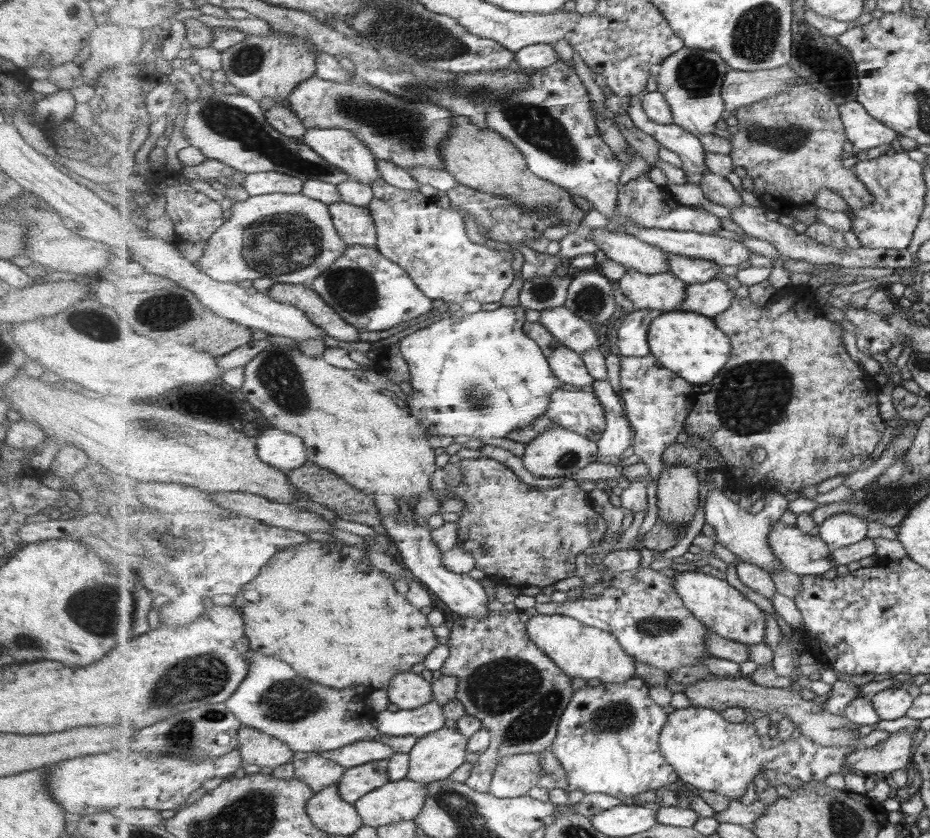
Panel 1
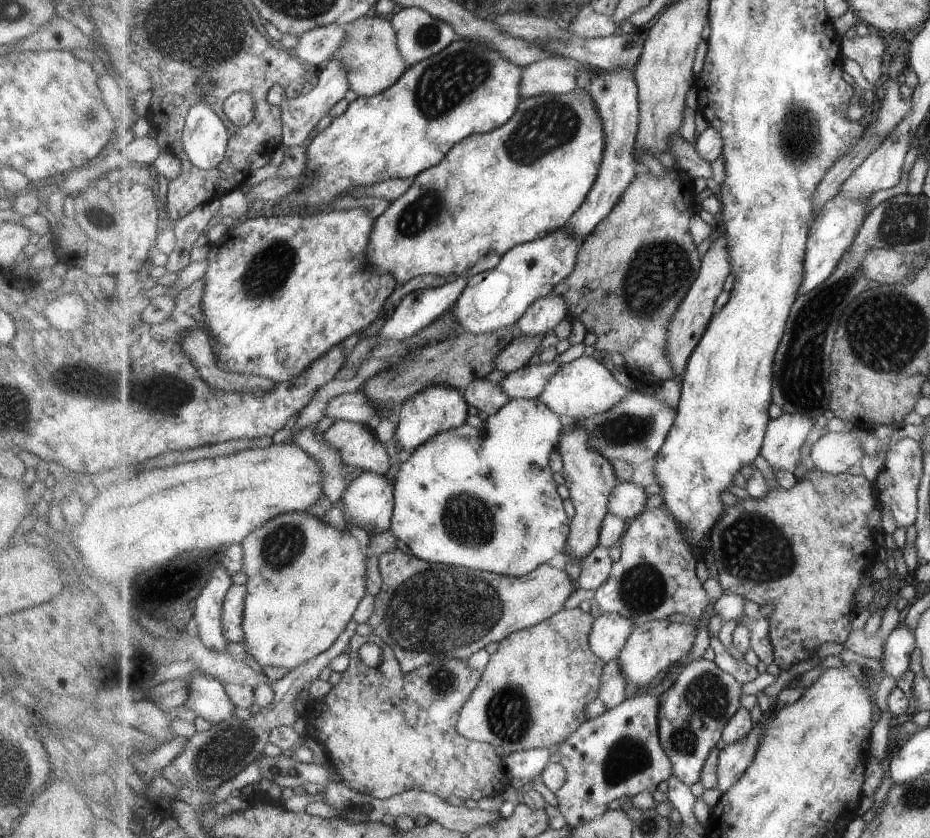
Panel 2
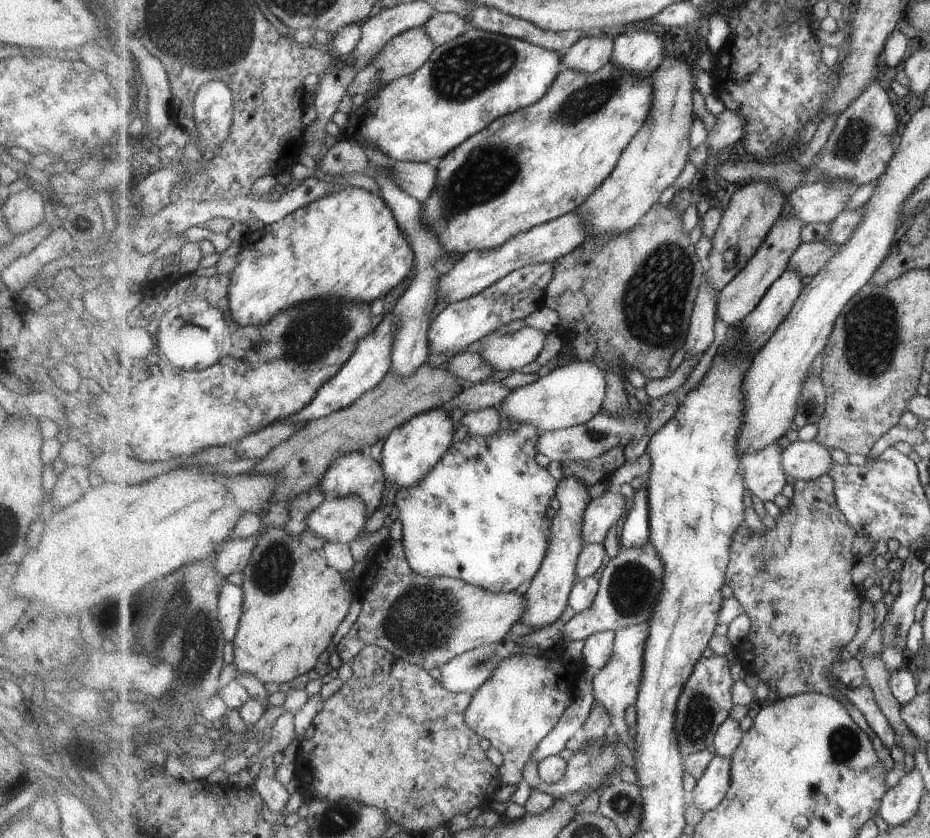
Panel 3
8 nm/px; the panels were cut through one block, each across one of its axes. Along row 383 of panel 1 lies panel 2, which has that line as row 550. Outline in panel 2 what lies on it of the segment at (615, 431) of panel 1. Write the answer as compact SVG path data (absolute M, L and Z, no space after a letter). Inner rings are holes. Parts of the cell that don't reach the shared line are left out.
M599 545L581 562L582 570L577 579L579 587L596 590L610 577L614 562L609 556L609 550Z

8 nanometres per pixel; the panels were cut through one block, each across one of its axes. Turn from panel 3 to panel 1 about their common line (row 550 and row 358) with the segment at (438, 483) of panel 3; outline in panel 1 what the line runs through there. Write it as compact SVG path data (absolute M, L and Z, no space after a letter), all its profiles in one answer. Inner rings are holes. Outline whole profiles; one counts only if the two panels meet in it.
M521 305L498 306L497 309L493 311L477 311L472 314L464 314L462 317L458 318L454 315L444 316L434 323L431 323L429 326L414 331L400 339L401 352L405 360L408 361L412 374L410 384L413 392L411 395L406 395L405 408L407 408L414 417L417 417L420 423L425 425L425 428L429 429L429 433L435 436L467 435L475 438L507 438L509 432L520 431L522 428L528 427L530 424L535 423L540 416L543 416L545 411L548 411L552 403L552 394L561 388L561 384L563 384L564 381L556 377L541 345L525 332L524 326L527 324L525 310L526 308L523 308Z

